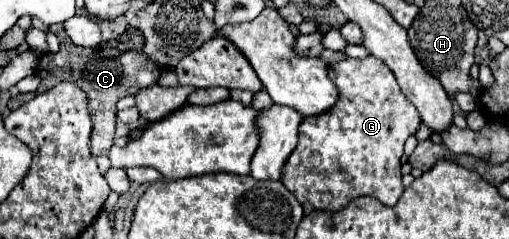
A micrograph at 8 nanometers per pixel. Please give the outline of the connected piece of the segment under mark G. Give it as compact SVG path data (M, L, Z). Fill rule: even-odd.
M374 57L364 59L344 59L328 67L328 77L338 85L340 97L326 115L304 119L298 127L298 147L286 161L282 171L282 183L300 203L310 203L316 211L338 211L344 209L352 199L370 195L384 205L394 205L402 191L400 159L404 155L404 143L420 127L420 115L416 107L402 95L392 71Z

